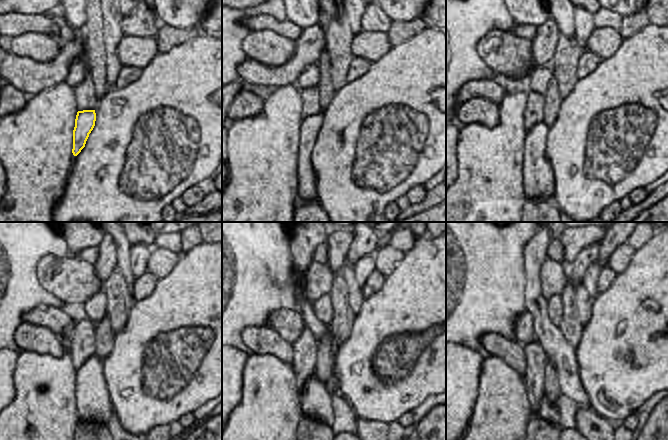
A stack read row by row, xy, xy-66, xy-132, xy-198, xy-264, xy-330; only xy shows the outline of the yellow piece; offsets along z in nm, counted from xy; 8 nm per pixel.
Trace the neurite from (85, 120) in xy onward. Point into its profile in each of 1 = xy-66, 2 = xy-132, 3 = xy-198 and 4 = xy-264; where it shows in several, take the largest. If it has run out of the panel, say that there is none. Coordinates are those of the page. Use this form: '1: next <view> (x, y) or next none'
1: next xy-66 (310, 126)
2: next xy-132 (538, 177)
3: next xy-198 (93, 404)
4: next xy-264 (317, 401)

